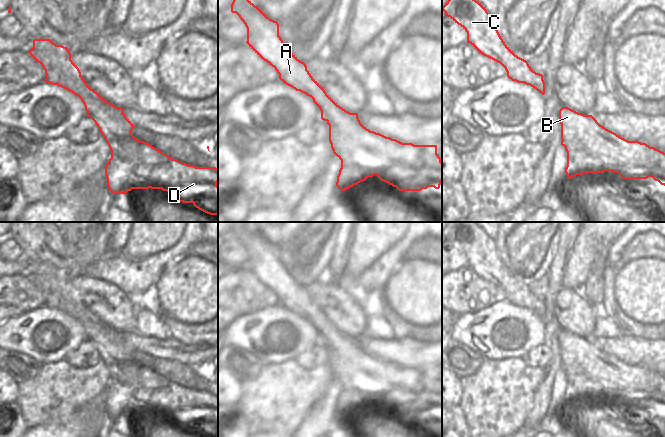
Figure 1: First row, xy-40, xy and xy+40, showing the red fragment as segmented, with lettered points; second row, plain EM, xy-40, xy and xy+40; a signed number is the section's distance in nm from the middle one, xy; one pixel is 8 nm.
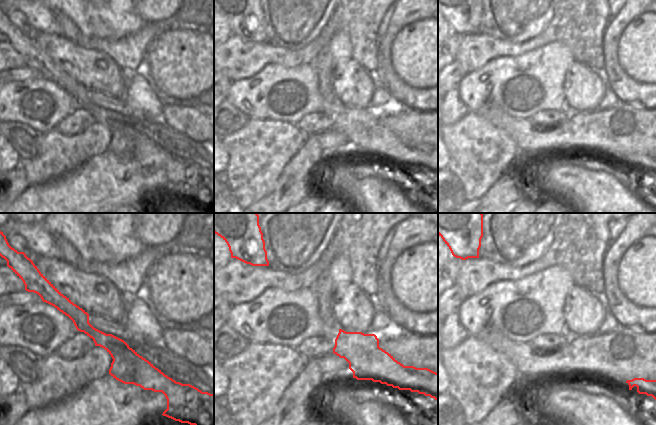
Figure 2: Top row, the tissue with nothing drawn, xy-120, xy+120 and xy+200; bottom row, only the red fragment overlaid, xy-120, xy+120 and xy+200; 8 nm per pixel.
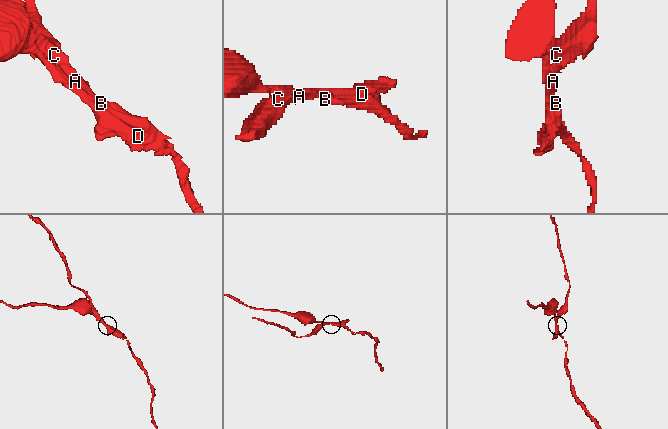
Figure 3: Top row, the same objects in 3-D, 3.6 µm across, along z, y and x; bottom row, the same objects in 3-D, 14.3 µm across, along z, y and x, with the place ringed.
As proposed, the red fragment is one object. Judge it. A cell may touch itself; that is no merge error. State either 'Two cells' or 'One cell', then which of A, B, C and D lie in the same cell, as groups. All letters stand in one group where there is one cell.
Two cells. Groups: A B C / D.

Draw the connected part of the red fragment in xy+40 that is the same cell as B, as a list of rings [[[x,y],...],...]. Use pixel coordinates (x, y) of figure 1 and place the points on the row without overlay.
[[[568,331],[559,334],[561,364],[568,373],[586,373],[604,388],[605,395],[646,391],[665,395],[665,377],[639,365],[628,365],[600,349],[592,339]]]

